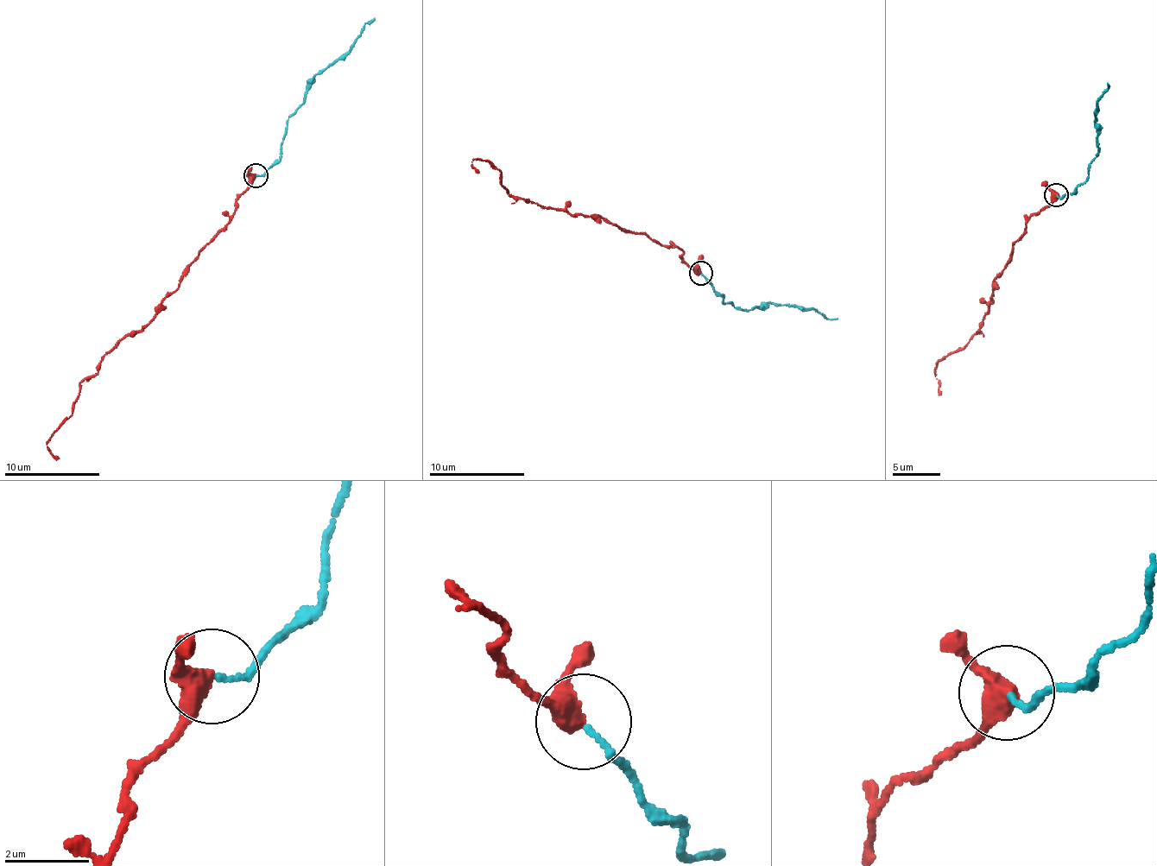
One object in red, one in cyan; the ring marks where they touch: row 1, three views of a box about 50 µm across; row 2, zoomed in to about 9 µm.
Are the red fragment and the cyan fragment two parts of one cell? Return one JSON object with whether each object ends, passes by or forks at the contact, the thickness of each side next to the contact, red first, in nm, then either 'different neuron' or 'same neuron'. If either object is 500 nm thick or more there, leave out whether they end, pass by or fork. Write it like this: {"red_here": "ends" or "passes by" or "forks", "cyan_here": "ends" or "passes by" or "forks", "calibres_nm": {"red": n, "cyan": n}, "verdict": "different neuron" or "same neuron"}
{"red_here": "passes by", "cyan_here": "ends", "calibres_nm": {"red": 420, "cyan": 130}, "verdict": "same neuron"}

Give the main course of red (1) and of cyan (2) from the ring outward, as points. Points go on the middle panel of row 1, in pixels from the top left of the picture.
1: (700, 273), (681, 249), (644, 234), (507, 193), (498, 167), (486, 161), (473, 159), (476, 171)
2: (700, 273), (724, 303), (731, 301), (736, 308), (751, 310), (770, 303), (809, 308), (829, 319), (837, 318)

